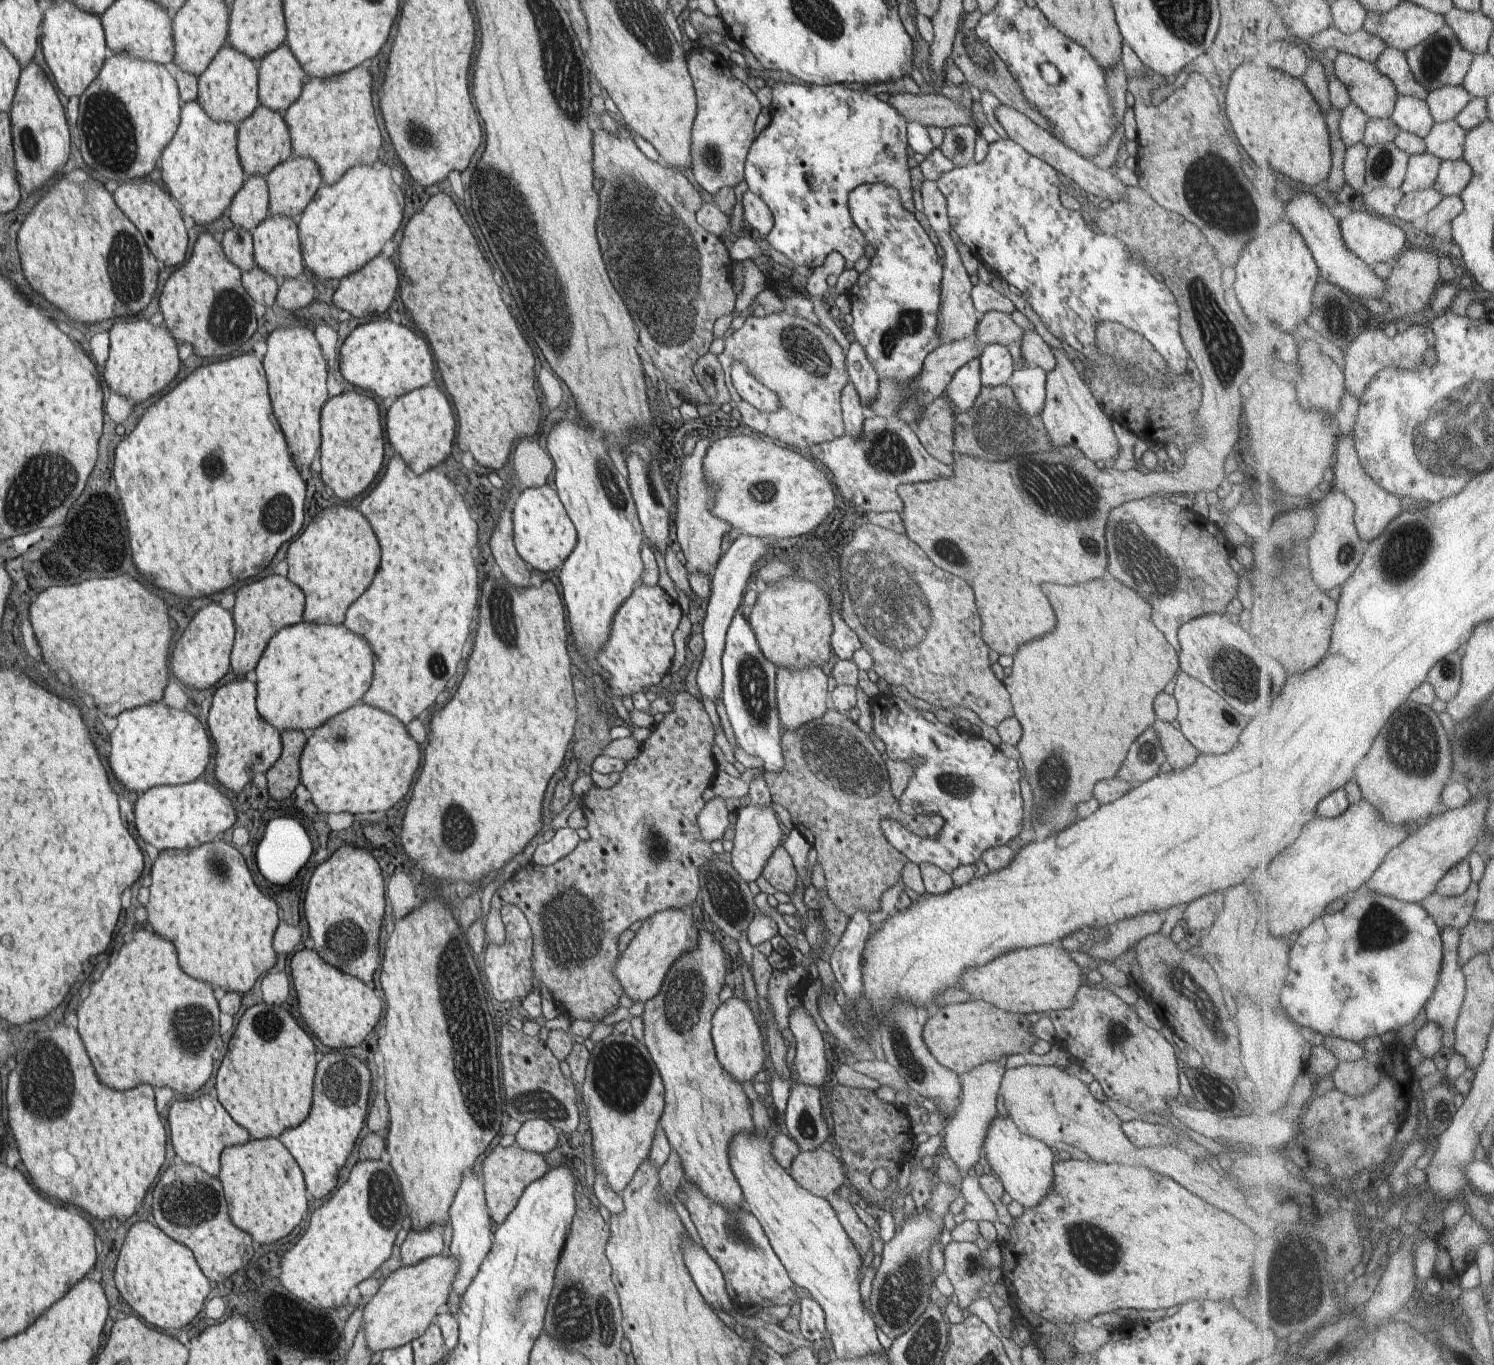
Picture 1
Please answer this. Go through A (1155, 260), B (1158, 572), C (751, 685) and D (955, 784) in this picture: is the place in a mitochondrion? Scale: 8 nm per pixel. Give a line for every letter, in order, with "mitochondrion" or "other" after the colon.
A: other
B: mitochondrion
C: mitochondrion
D: mitochondrion

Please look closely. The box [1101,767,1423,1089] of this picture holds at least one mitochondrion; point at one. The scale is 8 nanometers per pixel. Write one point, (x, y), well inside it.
(1379, 927)

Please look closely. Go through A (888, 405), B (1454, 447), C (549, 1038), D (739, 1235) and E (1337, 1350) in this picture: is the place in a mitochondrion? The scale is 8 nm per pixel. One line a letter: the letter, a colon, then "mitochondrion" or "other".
A: mitochondrion
B: mitochondrion
C: other
D: mitochondrion
E: other

